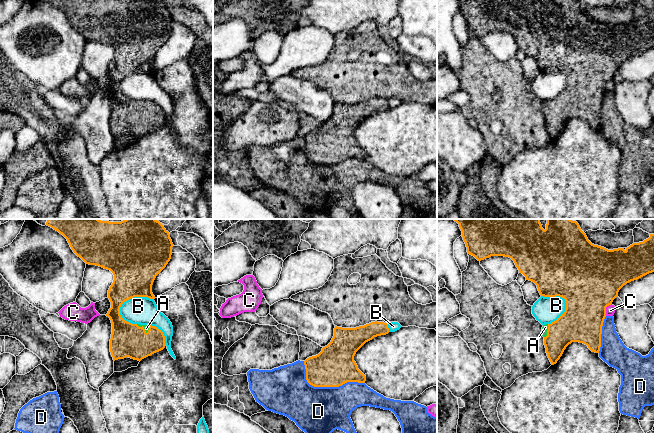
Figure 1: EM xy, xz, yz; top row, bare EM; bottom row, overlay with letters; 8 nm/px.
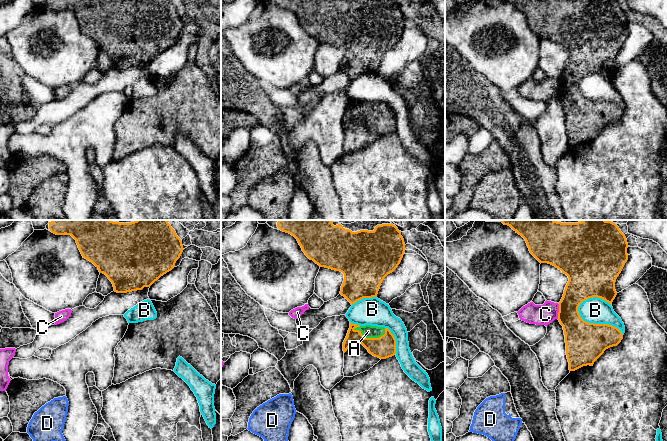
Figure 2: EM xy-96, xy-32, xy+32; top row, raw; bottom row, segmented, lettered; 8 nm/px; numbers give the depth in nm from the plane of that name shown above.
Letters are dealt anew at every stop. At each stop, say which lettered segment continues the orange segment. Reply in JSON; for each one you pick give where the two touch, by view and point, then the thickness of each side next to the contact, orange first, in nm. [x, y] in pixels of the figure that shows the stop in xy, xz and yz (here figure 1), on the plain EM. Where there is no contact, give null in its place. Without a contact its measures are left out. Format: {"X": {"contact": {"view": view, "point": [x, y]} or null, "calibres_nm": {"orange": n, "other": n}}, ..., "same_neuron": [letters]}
{"A": {"contact": {"view": "yz", "point": [547, 107]}, "calibres_nm": {"orange": 280, "other": 50}}, "same_neuron": ["A"]}

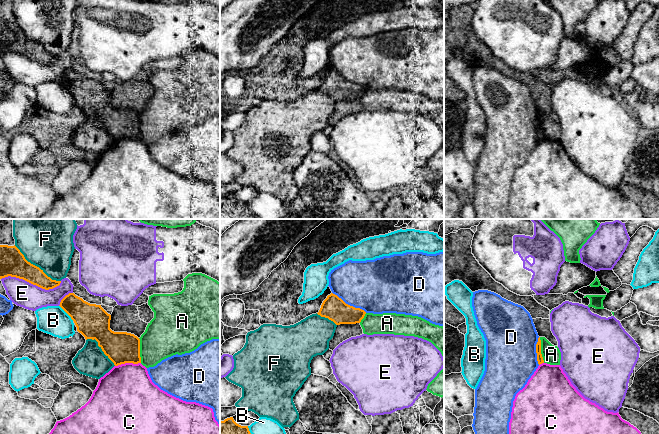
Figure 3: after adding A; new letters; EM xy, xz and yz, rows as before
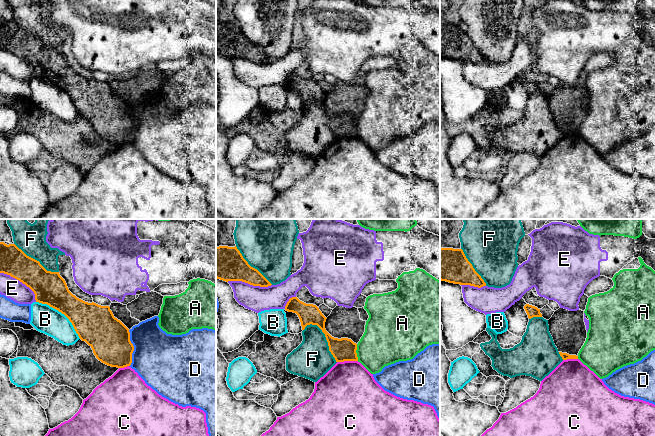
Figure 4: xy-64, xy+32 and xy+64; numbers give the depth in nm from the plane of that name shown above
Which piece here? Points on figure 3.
{"same_neuron": []}

